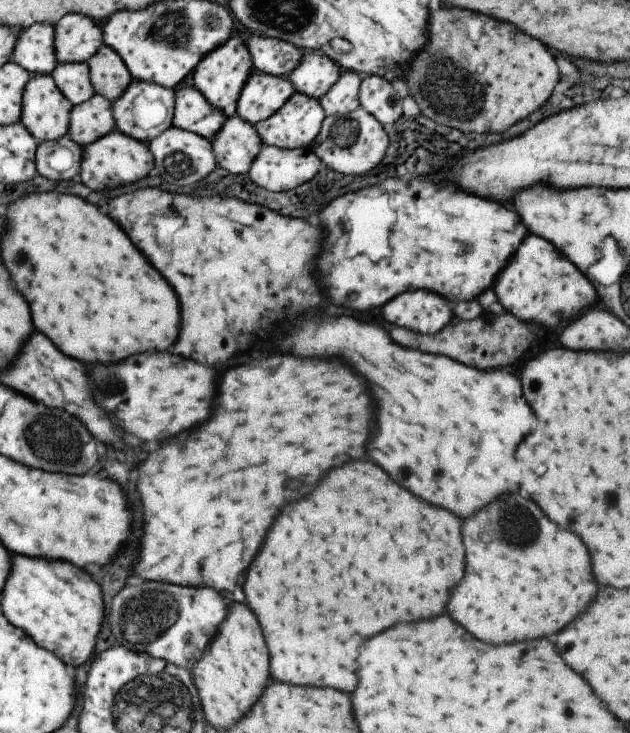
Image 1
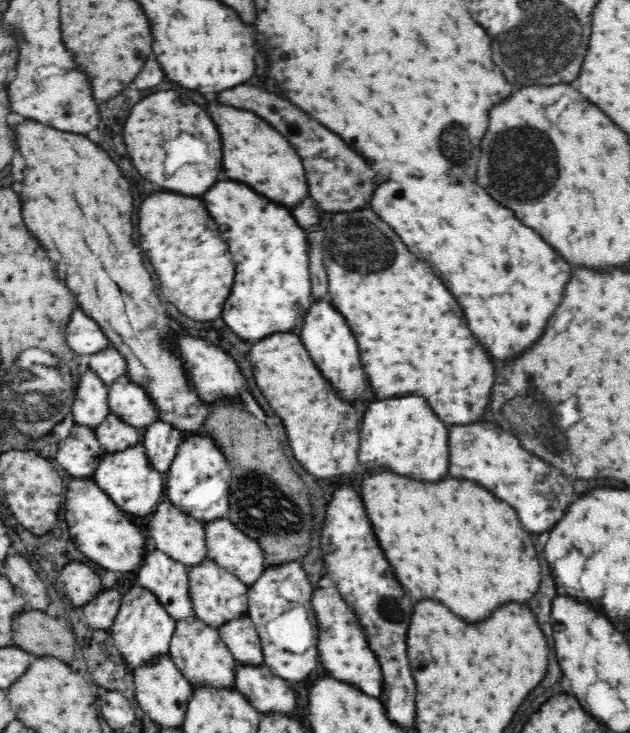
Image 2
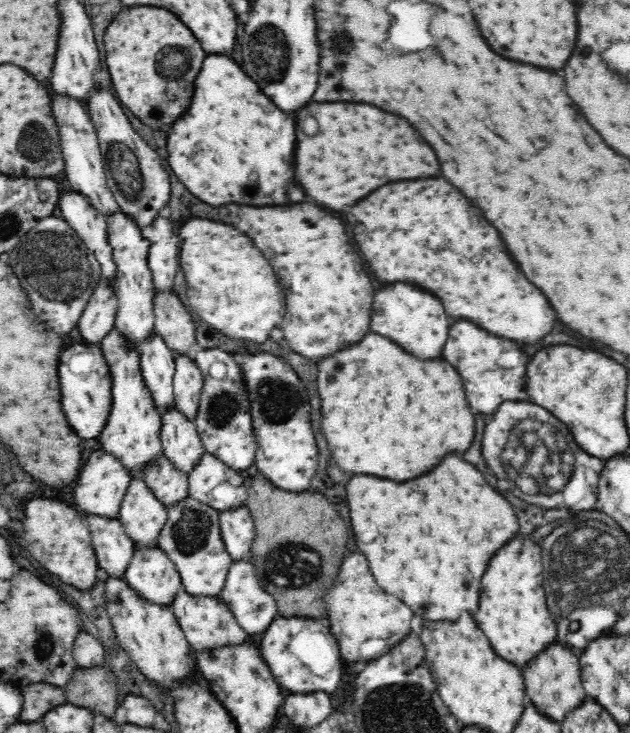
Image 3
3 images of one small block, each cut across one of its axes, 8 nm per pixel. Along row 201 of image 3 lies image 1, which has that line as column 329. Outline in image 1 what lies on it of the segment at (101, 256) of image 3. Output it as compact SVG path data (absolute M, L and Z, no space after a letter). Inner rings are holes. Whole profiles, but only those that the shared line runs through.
M303 51L299 64L286 78L295 92L309 98L323 98L323 94L337 82L339 66L323 54Z

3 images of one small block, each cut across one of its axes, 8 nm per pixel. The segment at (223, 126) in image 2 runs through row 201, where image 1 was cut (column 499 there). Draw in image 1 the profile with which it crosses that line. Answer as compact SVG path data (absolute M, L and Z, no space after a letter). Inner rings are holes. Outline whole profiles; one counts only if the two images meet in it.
M527 234L523 239L490 289L504 310L517 320L537 322L549 328L561 325L559 322L563 320L573 319L575 312L587 308L597 296L591 284L585 282L585 276L571 262L567 262L549 242L533 234Z

